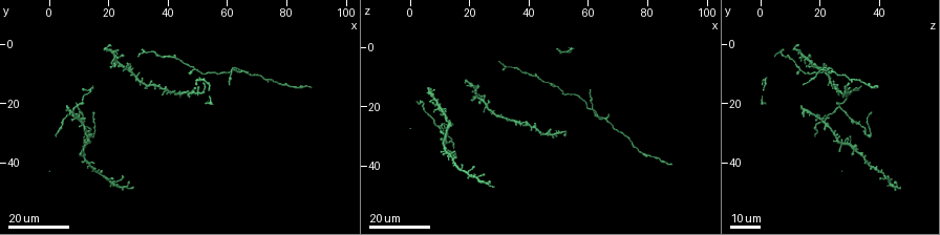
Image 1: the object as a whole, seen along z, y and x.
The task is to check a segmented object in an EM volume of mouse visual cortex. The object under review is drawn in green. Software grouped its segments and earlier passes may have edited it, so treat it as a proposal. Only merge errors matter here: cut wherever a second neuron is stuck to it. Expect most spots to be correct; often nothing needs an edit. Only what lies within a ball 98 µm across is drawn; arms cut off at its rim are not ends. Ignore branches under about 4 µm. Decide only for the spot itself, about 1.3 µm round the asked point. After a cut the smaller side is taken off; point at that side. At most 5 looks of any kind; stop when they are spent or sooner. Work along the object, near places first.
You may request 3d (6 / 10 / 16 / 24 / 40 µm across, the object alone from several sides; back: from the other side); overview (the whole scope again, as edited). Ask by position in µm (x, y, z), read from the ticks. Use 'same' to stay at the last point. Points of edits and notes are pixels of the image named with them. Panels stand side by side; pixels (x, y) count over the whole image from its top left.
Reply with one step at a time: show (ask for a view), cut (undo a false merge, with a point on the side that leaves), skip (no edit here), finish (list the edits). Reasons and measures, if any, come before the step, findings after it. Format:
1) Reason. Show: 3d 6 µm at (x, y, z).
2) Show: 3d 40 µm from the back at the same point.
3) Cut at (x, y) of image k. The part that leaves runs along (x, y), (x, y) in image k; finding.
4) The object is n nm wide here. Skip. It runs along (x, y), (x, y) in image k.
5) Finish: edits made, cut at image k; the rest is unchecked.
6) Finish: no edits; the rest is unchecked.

Small branch off a trunk. Show: 3d 16 µm at (9, 21, 27).

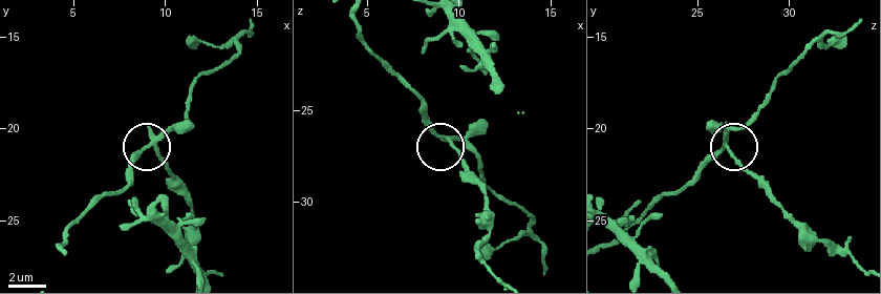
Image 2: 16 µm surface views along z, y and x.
Show: 3d 6 µm at (9.4, 20.9, 26.6).

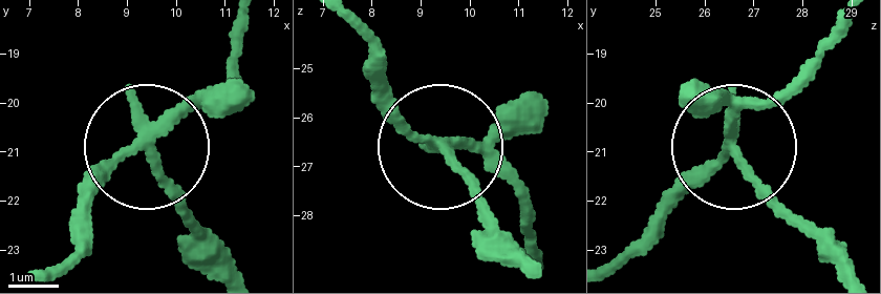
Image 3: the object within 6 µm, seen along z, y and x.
The object is 210 nm wide here. Cut at (178, 192) of image 3. The part that leaves runs along (137, 137), (213, 270) in image 3; two neurons meet here.

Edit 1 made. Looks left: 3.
Side arm on a straight run. Show: 3d 24 µm at (49, 8, 13).

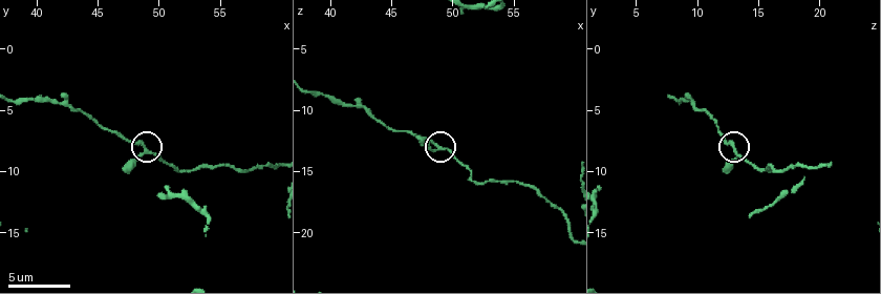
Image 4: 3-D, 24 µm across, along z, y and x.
Zoom in. Show: 3d 10 µm at (48.8, 8.6, 13.0).

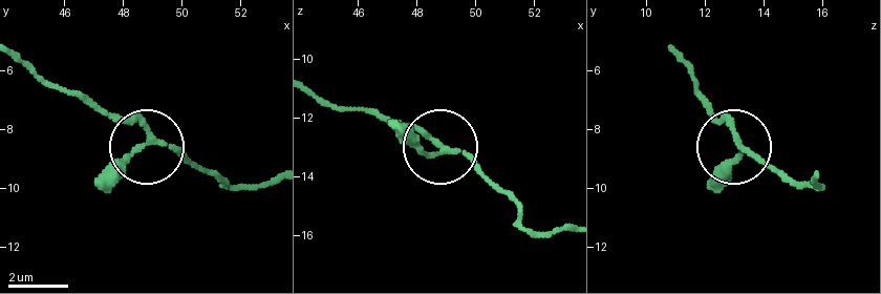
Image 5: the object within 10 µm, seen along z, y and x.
The object is 170 nm wide here. Skip. It runs along (21, 63), (89, 96), (147, 139), (99, 188) in image 5; all the same neuron.

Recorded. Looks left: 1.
Finish: edits made, cut at image 3; the rest is unchecked.

